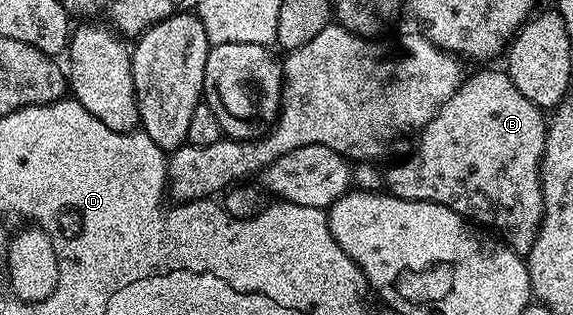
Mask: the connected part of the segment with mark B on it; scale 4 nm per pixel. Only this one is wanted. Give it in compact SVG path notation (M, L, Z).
M504 70L481 71L470 79L468 76L461 88L434 113L428 125L419 132L413 156L402 163L394 162L394 167L384 172L385 191L407 201L431 201L443 205L470 223L488 229L515 254L528 256L543 217L541 158L546 130L546 112L519 93L515 81L511 81Z

